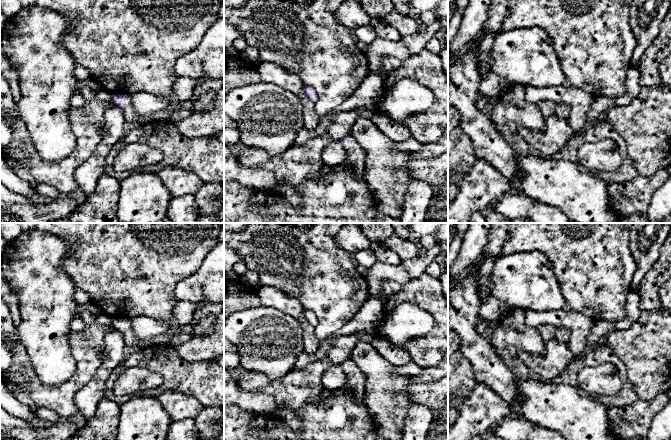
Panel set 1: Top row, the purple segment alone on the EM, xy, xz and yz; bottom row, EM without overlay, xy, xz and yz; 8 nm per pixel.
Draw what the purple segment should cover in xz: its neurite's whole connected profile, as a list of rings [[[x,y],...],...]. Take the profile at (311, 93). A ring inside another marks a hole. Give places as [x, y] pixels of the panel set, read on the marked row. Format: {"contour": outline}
{"contour": [[[305,86],[303,90],[304,90],[305,95],[308,97],[308,99],[311,102],[315,103],[317,101],[317,97],[318,97],[317,93],[318,92],[314,88]]]}

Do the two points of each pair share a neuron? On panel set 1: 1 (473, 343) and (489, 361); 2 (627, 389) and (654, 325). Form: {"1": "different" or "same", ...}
{"1": "same", "2": "different"}

